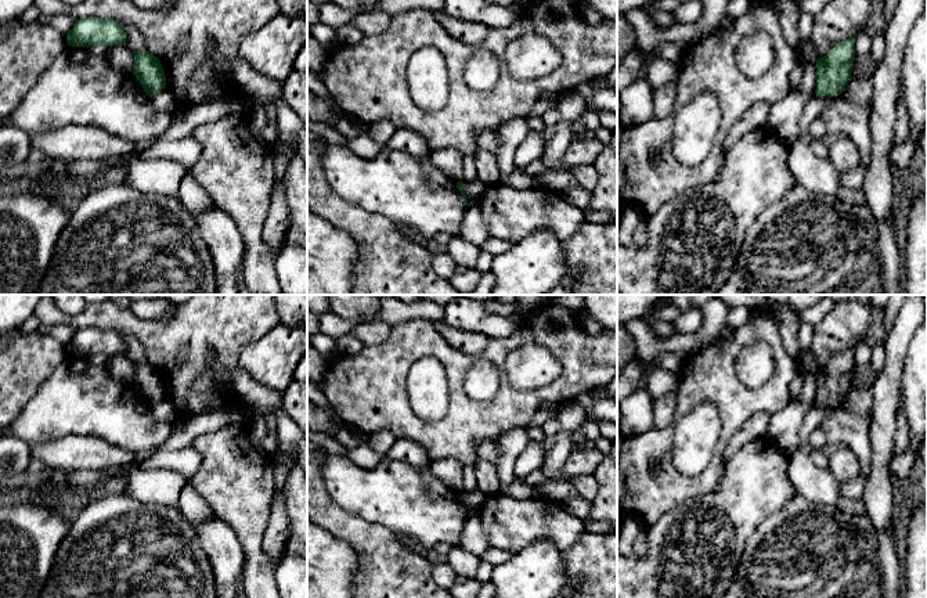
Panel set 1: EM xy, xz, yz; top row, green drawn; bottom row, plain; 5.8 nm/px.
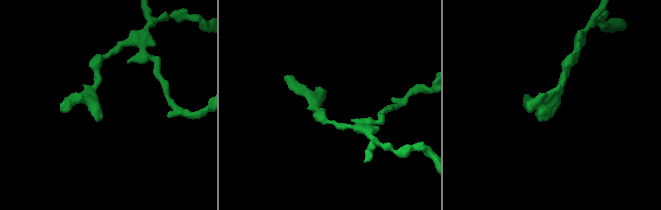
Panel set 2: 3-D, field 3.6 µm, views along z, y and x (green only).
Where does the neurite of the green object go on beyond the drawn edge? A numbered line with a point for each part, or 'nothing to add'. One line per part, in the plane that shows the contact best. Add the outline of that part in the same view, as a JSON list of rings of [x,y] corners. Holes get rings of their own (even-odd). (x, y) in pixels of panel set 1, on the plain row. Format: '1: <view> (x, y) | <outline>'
nothing to add

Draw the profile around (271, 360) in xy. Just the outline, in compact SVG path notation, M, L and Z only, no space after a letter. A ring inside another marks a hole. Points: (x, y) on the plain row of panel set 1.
M279 321L266 335L241 349L238 365L259 383L284 393L306 352L307 331Z

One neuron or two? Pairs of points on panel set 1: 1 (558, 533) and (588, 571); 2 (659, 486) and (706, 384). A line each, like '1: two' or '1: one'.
1: two
2: one

